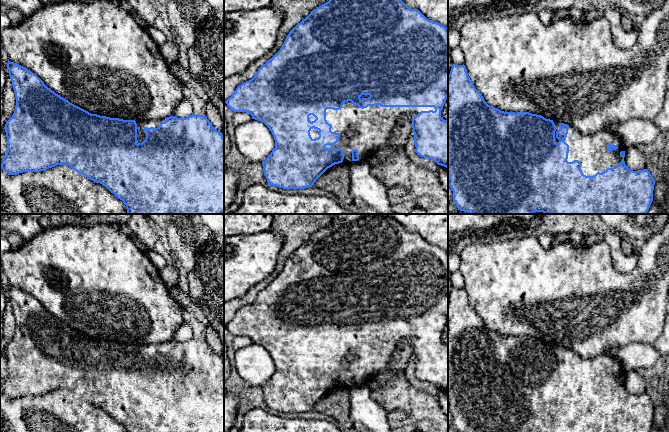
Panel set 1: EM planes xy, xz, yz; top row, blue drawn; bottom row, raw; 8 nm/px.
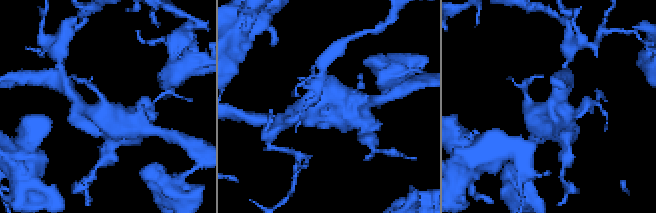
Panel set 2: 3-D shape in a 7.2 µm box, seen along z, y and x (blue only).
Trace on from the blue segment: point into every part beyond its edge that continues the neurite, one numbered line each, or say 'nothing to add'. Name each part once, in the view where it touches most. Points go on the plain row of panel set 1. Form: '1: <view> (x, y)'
1: xz (368, 354)

